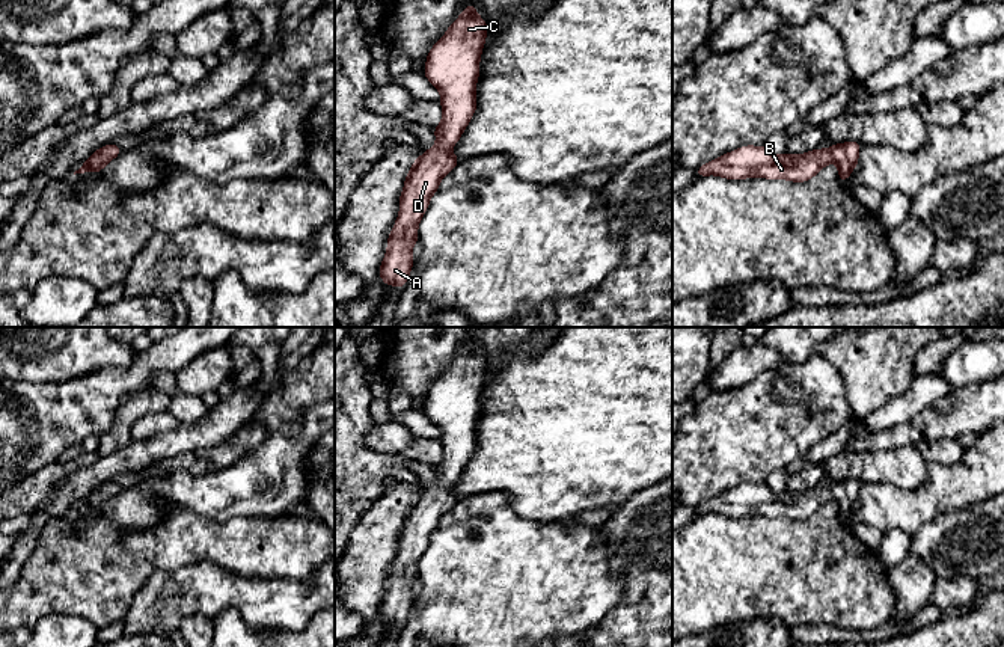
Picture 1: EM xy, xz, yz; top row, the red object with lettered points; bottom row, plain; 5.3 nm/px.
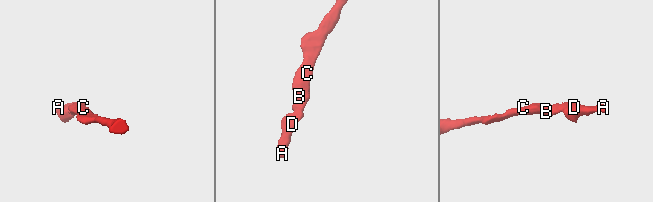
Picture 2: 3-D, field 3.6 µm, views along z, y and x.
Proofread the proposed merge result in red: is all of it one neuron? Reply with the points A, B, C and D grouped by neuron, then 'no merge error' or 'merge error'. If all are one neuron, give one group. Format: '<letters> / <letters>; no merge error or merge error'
A B C D; no merge error

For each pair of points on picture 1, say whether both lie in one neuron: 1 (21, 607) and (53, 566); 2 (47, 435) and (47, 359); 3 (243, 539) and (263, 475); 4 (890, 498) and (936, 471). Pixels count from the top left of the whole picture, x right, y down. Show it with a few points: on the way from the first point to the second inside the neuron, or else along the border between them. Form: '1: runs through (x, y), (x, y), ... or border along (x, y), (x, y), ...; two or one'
1: runs through (32, 596), (52, 576); one
2: border along (82, 374), (65, 380), (15, 382); two
3: border along (287, 515), (234, 516), (216, 522); two
4: runs through (905, 498), (921, 498), (933, 486); one

